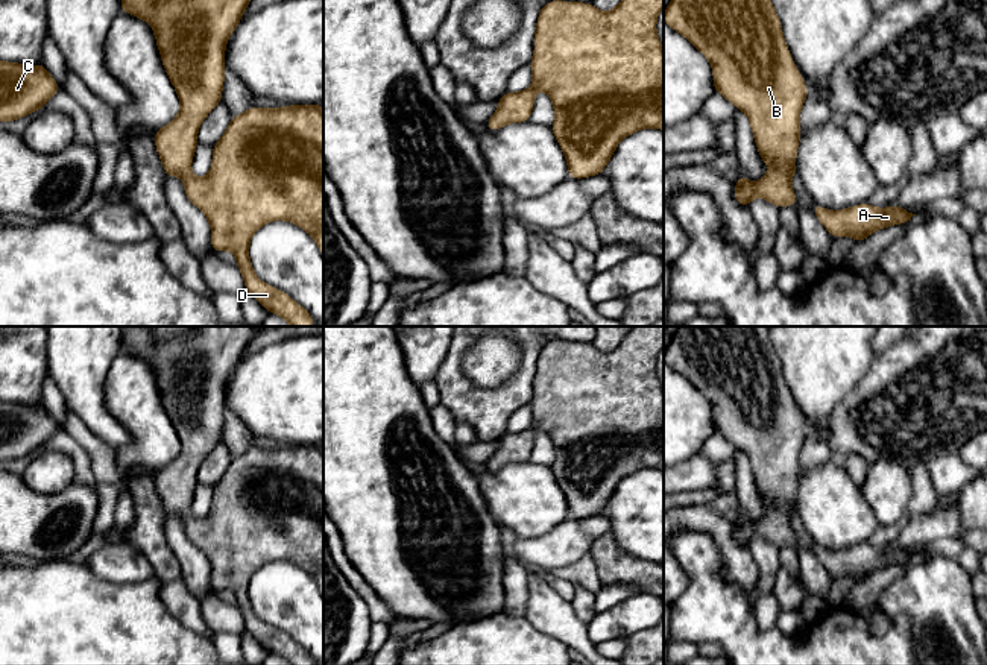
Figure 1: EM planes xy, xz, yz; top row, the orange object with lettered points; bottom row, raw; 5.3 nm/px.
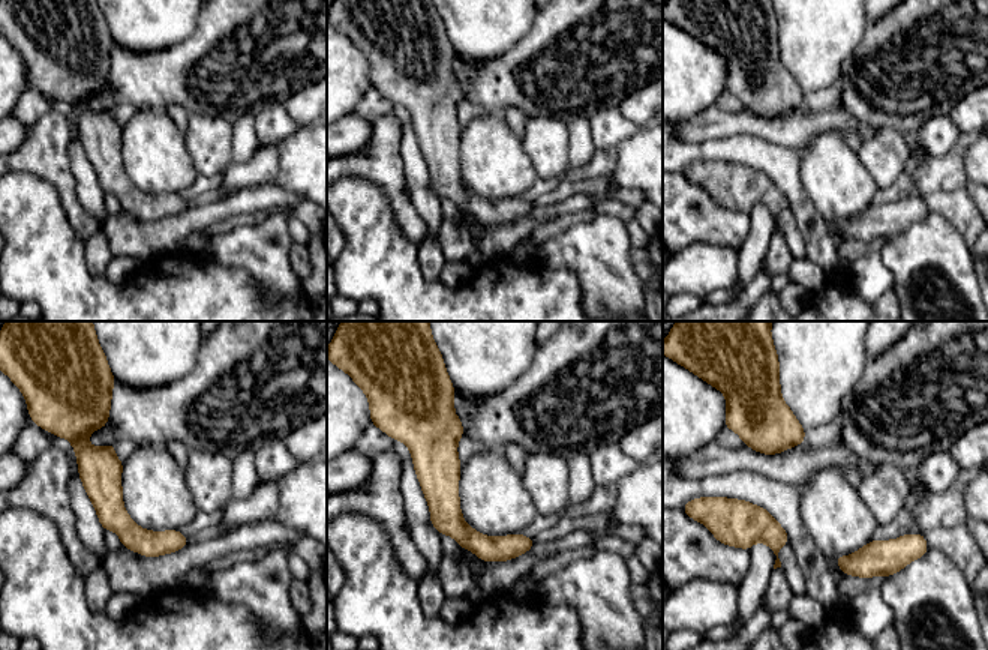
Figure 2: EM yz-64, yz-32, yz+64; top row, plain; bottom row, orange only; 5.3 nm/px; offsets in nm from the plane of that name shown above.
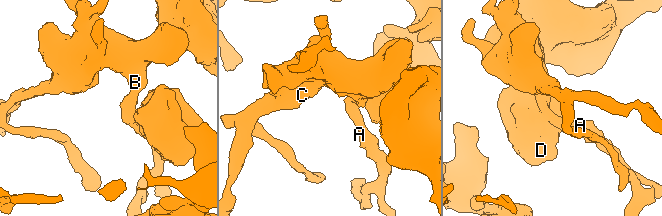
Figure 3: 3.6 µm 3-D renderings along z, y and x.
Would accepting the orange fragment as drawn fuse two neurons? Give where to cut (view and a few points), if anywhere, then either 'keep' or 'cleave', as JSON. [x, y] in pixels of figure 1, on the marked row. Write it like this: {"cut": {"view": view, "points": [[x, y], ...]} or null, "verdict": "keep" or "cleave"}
{"cut": null, "verdict": "keep"}

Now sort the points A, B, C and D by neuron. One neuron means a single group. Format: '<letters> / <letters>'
A B C D

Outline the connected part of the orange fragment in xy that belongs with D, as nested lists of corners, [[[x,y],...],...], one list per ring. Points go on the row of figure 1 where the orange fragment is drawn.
[[[121,0],[121,12],[144,20],[153,29],[156,46],[169,79],[179,102],[179,114],[155,132],[155,147],[167,178],[184,179],[184,190],[211,225],[211,246],[214,252],[231,251],[249,292],[269,313],[281,316],[292,326],[313,326],[313,316],[287,293],[257,278],[249,260],[252,235],[272,220],[287,220],[307,231],[323,257],[323,106],[290,105],[284,108],[251,106],[237,117],[231,117],[222,138],[213,146],[213,164],[205,178],[191,175],[191,161],[197,146],[197,131],[205,117],[222,103],[225,82],[225,47],[251,0]]]

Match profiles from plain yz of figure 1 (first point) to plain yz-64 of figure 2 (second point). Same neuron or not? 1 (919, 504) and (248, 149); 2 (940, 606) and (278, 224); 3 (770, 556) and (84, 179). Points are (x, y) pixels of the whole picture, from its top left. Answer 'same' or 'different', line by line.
1: same
2: same
3: same

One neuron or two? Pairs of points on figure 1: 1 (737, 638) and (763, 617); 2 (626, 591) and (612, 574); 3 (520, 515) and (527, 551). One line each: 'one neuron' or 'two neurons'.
1: two neurons
2: two neurons
3: two neurons

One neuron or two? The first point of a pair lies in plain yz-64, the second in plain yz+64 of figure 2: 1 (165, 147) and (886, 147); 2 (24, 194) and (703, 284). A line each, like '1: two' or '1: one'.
1: two
2: one

